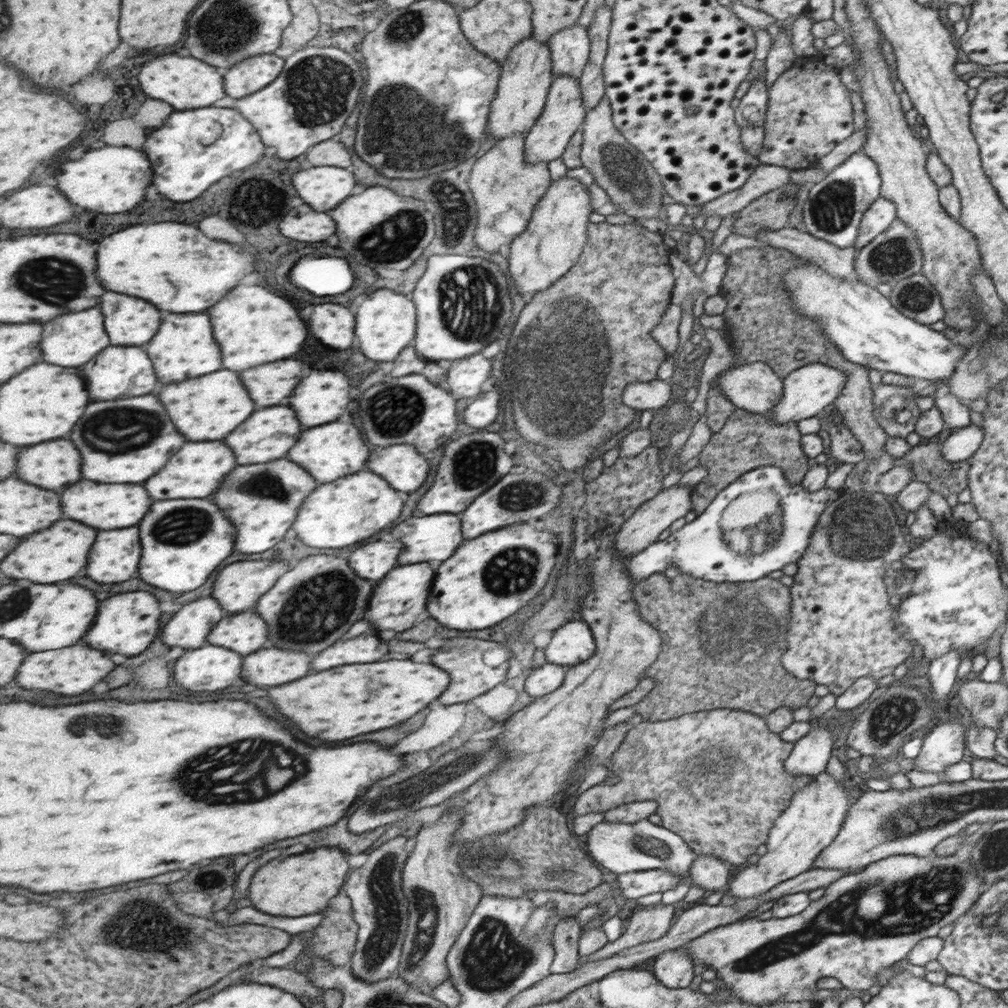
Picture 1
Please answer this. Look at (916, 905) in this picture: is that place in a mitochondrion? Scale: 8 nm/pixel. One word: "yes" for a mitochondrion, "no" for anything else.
yes

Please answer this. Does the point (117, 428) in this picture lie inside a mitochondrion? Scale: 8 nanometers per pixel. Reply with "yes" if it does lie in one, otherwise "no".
yes

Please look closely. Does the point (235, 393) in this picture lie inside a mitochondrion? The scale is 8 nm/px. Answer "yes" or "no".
no

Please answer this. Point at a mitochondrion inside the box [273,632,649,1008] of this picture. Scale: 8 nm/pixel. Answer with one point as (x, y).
(494, 959)

